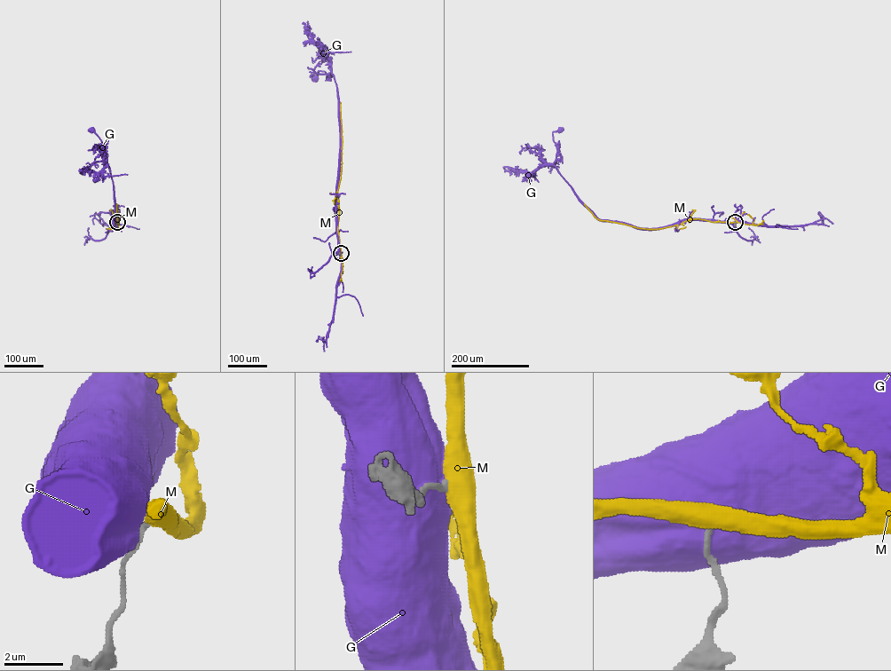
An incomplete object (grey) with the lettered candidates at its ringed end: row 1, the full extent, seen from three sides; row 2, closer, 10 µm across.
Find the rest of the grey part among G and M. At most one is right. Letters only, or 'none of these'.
M

